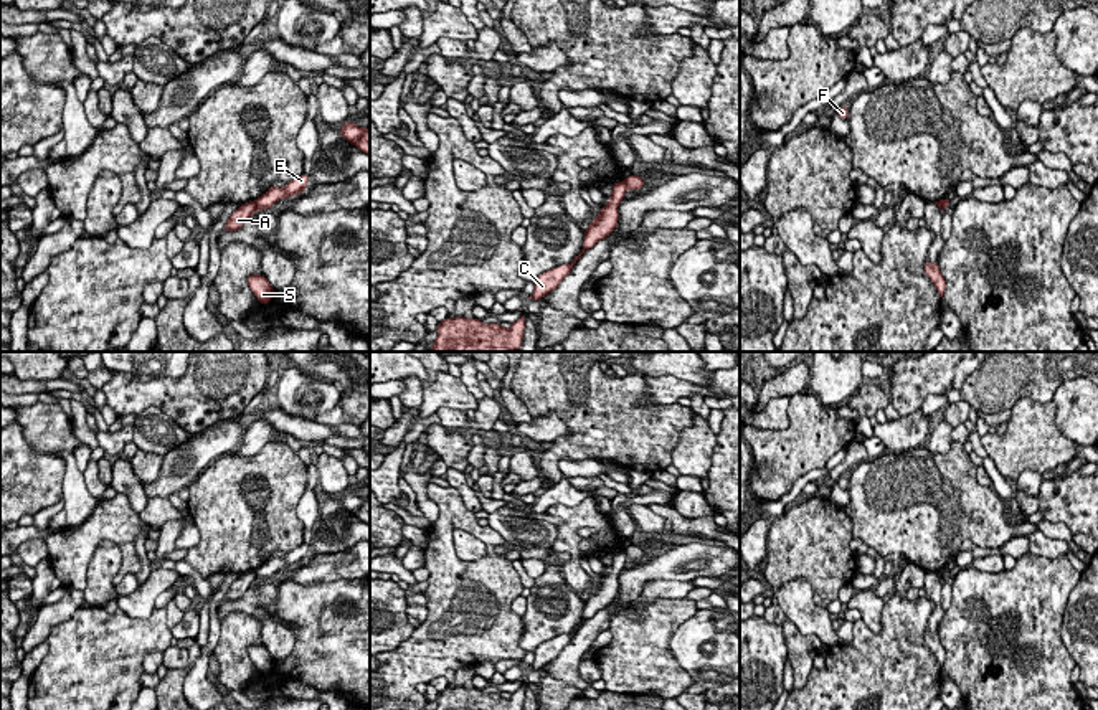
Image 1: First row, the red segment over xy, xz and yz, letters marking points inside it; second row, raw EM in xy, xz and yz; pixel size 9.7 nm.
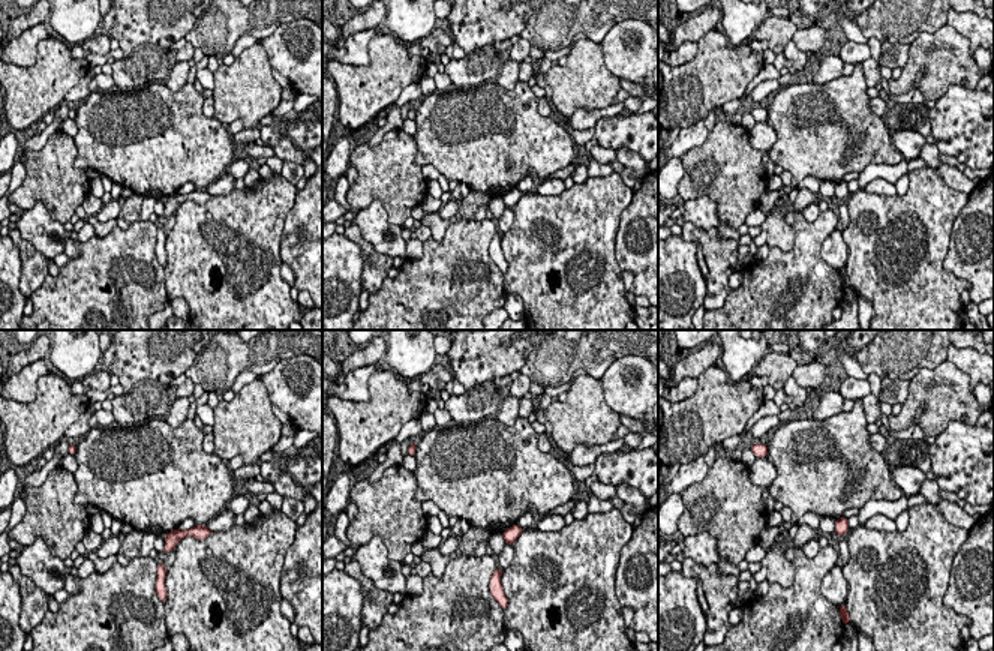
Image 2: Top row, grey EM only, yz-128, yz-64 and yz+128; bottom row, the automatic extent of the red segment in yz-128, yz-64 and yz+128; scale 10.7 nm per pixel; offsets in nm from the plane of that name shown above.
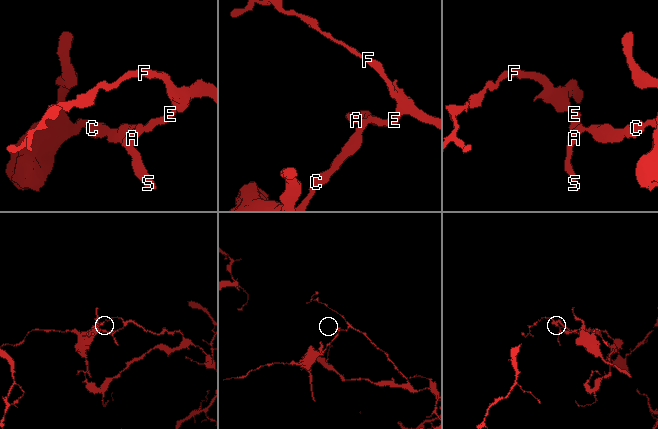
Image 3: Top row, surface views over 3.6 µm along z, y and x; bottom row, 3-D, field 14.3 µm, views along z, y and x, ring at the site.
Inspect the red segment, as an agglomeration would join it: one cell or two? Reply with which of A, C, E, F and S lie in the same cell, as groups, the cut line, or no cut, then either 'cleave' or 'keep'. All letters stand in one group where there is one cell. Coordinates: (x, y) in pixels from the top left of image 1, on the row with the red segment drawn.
groups A C S / E F; cut xy (255, 202), (258, 208); cleave

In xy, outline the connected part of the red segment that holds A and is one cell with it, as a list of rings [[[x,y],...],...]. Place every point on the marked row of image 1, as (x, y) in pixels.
[[[249,201],[241,205],[226,221],[225,231],[236,231],[239,230],[256,211],[256,201]]]

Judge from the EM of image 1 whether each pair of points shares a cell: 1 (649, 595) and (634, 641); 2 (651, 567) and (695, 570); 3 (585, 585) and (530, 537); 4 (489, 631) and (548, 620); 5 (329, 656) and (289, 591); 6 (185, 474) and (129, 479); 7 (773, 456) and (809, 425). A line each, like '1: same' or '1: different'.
1: different
2: same
3: different
4: different
5: same
6: different
7: same

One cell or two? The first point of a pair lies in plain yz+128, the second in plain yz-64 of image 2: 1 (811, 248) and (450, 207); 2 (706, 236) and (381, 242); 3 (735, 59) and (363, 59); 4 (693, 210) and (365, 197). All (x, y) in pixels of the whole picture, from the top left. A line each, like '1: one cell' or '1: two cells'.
1: two cells
2: two cells
3: two cells
4: two cells

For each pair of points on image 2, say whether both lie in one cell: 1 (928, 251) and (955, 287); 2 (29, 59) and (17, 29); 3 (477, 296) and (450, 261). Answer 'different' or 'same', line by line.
1: same
2: different
3: same

